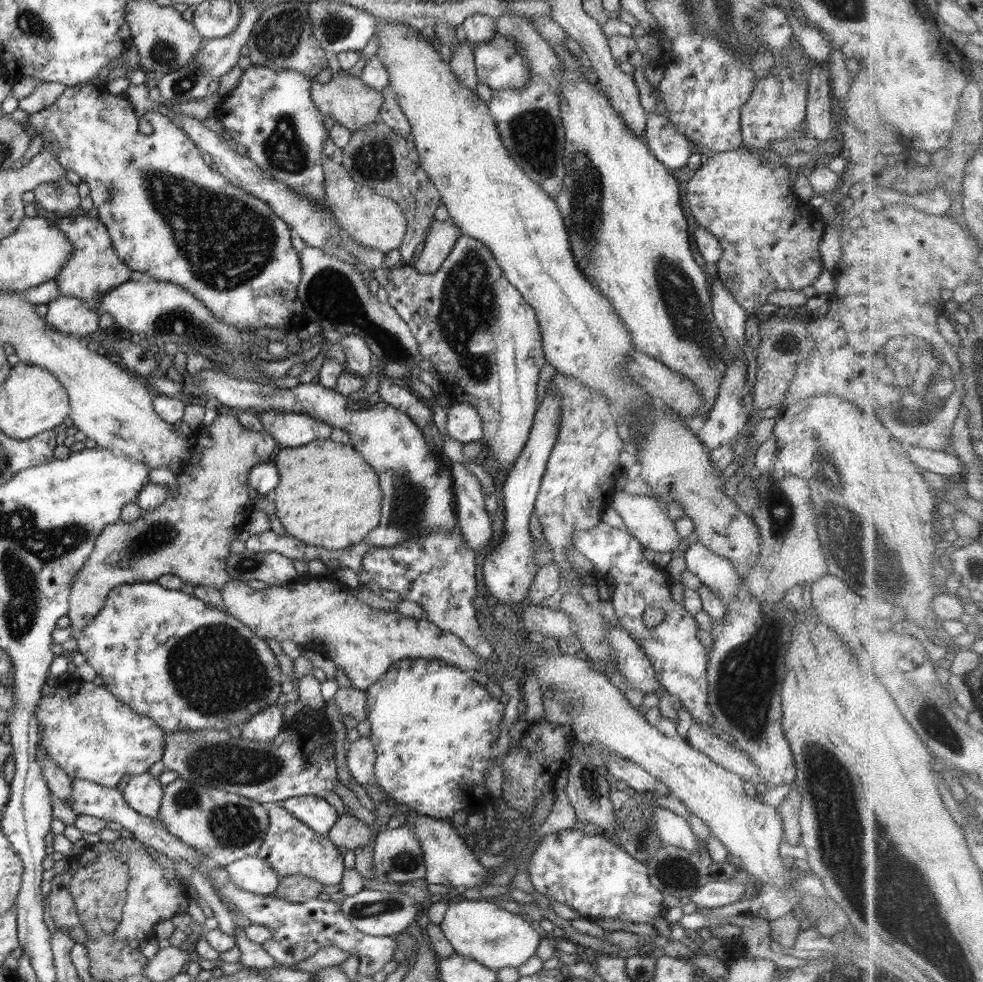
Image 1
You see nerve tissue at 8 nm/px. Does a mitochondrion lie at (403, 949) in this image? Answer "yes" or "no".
no

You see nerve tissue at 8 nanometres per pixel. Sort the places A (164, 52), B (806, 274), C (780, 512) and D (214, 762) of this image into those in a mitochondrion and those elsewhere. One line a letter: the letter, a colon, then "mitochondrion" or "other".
A: mitochondrion
B: other
C: mitochondrion
D: mitochondrion

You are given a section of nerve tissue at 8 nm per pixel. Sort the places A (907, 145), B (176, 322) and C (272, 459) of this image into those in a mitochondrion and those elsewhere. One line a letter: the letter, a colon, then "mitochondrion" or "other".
A: other
B: mitochondrion
C: other

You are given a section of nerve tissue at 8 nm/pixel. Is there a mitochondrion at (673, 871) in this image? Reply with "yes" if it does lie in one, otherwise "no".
yes

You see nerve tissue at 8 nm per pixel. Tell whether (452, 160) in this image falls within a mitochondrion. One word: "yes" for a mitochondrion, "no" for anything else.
no

